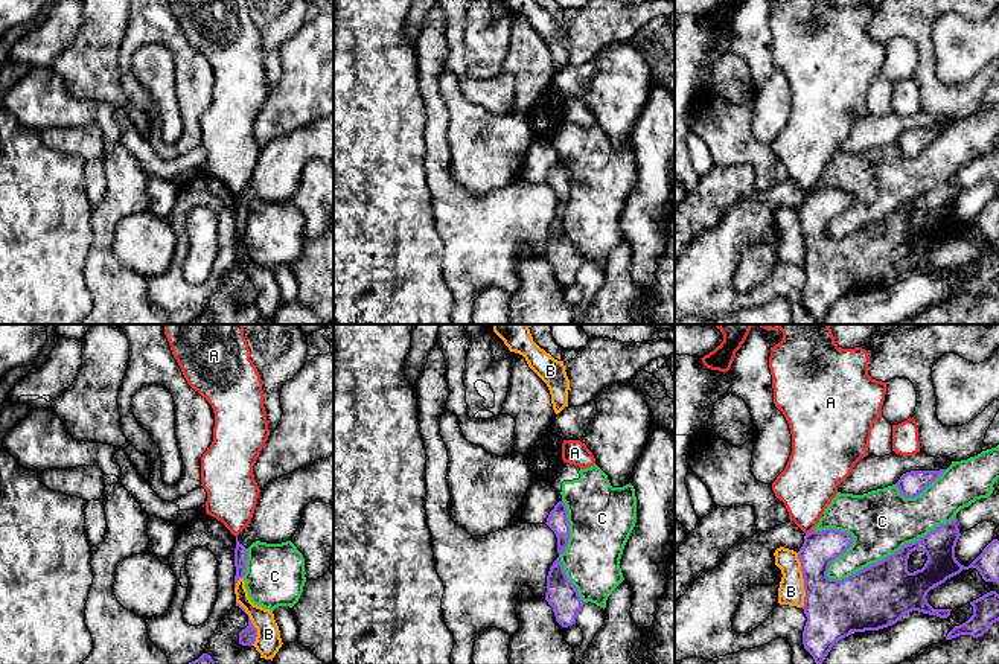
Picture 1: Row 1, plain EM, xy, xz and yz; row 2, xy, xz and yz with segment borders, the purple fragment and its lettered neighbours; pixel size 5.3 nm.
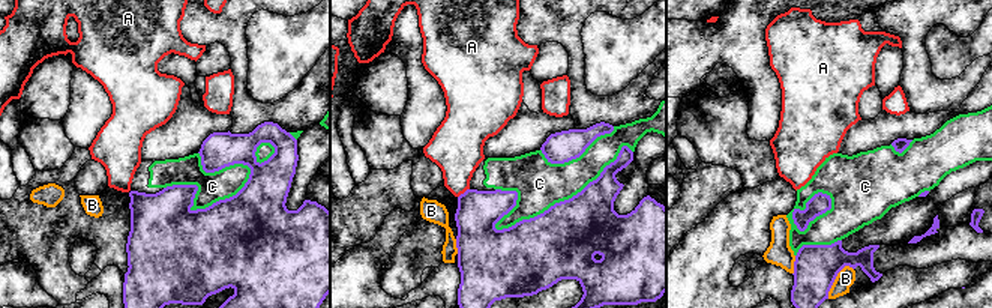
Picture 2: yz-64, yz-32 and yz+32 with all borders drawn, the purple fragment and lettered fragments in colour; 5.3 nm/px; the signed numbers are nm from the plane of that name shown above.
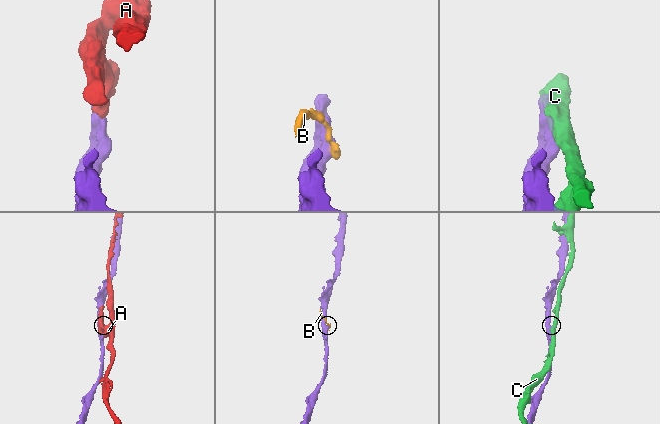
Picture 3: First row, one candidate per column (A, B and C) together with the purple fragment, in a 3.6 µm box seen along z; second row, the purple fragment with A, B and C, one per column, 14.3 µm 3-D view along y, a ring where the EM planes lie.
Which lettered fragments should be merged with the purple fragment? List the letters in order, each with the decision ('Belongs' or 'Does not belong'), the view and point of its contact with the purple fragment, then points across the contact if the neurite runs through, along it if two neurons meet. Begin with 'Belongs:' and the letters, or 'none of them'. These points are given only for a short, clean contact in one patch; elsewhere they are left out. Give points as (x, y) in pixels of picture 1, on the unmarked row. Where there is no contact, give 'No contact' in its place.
Belongs: B
A: Does not belong. Touches purple at yz (810, 191). Boundary: yz (813, 189), (806, 192)
B: Belongs. Touches purple at yz (804, 239)
C: Does not belong. Touches purple at yz (891, 213)

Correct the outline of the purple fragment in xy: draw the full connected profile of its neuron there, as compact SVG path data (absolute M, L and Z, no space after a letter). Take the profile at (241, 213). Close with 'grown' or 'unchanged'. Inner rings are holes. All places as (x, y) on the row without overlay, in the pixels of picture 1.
M236 195L236 207L235 207L235 225L236 225L235 247L236 247L238 239L242 238L244 233L245 233L247 218L248 218L248 210L247 210L247 207L238 200L238 195Z | unchanged

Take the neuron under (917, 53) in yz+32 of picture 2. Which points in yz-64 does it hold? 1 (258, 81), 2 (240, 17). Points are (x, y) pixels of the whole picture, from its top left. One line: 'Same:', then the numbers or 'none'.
Same: 2

